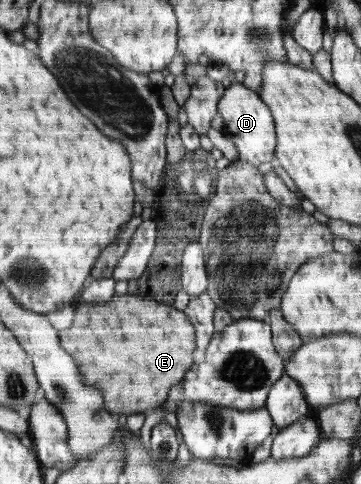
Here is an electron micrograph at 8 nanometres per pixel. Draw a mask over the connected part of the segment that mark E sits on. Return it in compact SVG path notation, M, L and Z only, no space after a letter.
M128 293L112 296L112 301L104 303L104 327L98 303L82 305L75 313L74 323L62 333L64 349L80 361L88 385L104 389L104 405L108 411L116 411L116 417L158 407L166 401L170 387L180 383L192 367L195 329L186 311L178 311L174 305Z

